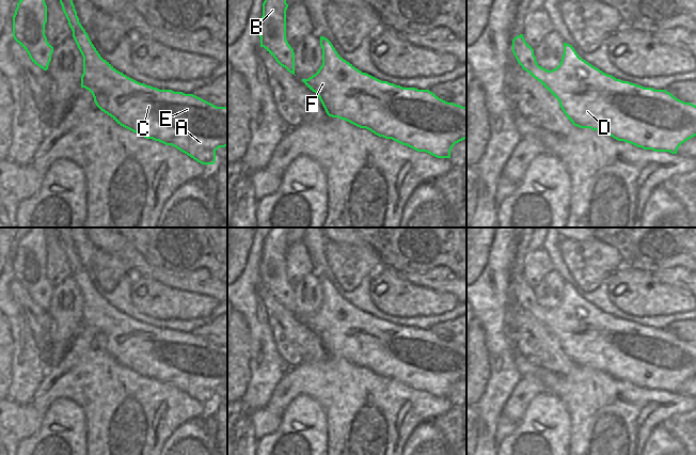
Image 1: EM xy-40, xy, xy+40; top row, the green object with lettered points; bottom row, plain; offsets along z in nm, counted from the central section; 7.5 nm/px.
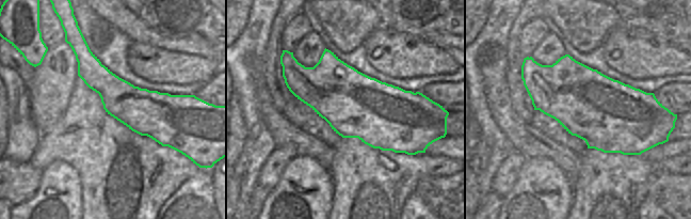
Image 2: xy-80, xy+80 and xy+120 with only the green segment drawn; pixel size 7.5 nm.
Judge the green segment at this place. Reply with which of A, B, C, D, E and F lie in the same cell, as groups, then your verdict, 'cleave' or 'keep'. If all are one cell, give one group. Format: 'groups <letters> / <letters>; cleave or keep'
groups A C D E F / B; cleave

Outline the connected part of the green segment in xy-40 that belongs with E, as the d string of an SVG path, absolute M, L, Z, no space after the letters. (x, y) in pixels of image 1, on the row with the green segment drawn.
M60 0L83 57L81 88L89 90L96 106L121 126L146 138L172 145L202 164L213 164L216 151L227 146L227 107L217 107L193 94L159 90L140 83L104 60L79 22L73 0Z

